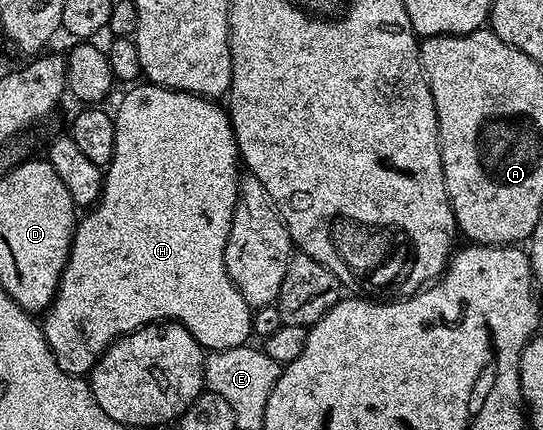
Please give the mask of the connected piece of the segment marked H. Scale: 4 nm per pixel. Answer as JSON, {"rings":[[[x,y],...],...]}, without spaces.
{"rings":[[[134,85],[122,99],[118,111],[114,115],[116,125],[116,153],[112,157],[110,166],[104,171],[104,190],[98,202],[85,212],[86,215],[77,220],[74,228],[74,244],[70,247],[70,257],[66,260],[66,267],[62,271],[62,279],[58,283],[58,291],[54,294],[54,301],[50,304],[41,320],[40,326],[46,335],[46,343],[58,363],[58,368],[75,377],[85,376],[98,362],[98,356],[118,338],[144,327],[147,323],[159,321],[173,321],[182,323],[196,337],[198,344],[207,352],[223,351],[233,347],[241,347],[251,338],[250,317],[252,308],[244,301],[240,289],[228,277],[224,253],[228,245],[228,237],[234,220],[234,210],[238,204],[238,185],[240,182],[240,156],[238,142],[234,136],[234,127],[225,106],[221,102],[204,95],[194,95],[190,91],[174,91],[170,87],[157,85]]]}

